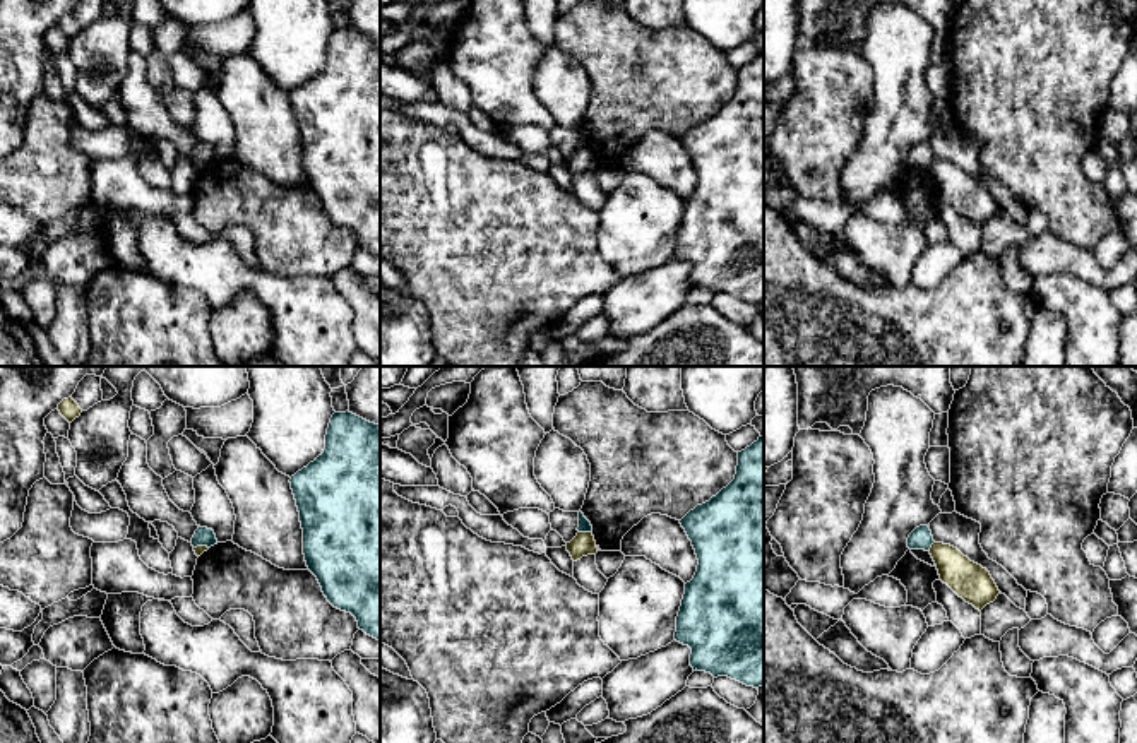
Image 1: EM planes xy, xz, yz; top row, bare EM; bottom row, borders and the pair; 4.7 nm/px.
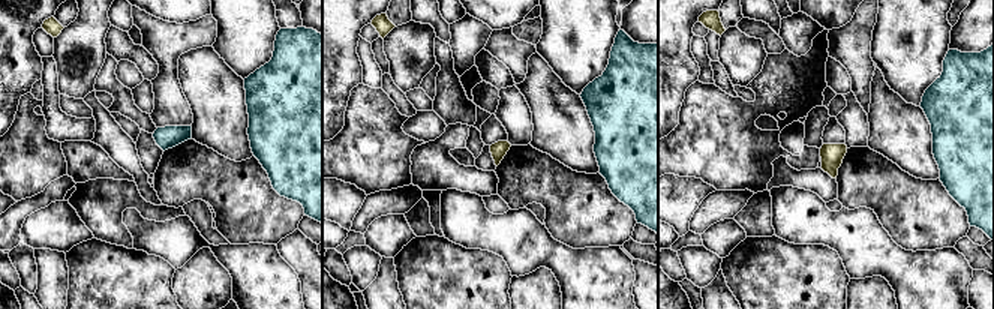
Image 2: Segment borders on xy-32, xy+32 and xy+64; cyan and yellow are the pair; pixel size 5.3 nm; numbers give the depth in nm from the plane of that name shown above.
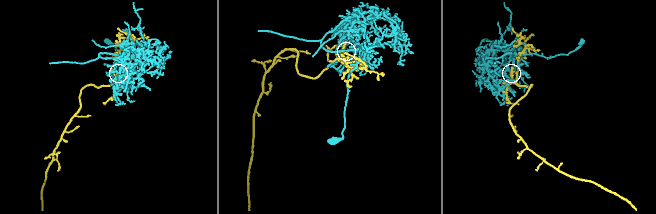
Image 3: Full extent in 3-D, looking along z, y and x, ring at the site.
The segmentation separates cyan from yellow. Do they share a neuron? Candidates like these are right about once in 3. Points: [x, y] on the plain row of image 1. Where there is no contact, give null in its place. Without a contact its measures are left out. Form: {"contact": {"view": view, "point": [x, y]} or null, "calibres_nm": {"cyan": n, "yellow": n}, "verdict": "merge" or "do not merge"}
{"contact": {"view": "xz", "point": [584, 148]}, "calibres_nm": {"cyan": 60, "yellow": 110}, "verdict": "do not merge"}

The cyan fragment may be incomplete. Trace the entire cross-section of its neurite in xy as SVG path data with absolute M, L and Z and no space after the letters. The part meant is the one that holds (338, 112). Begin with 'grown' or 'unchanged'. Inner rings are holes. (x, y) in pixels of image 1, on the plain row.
unchanged; M349 27L334 29L324 68L289 96L303 146L303 171L327 217L351 229L358 245L380 257L380 41Z

